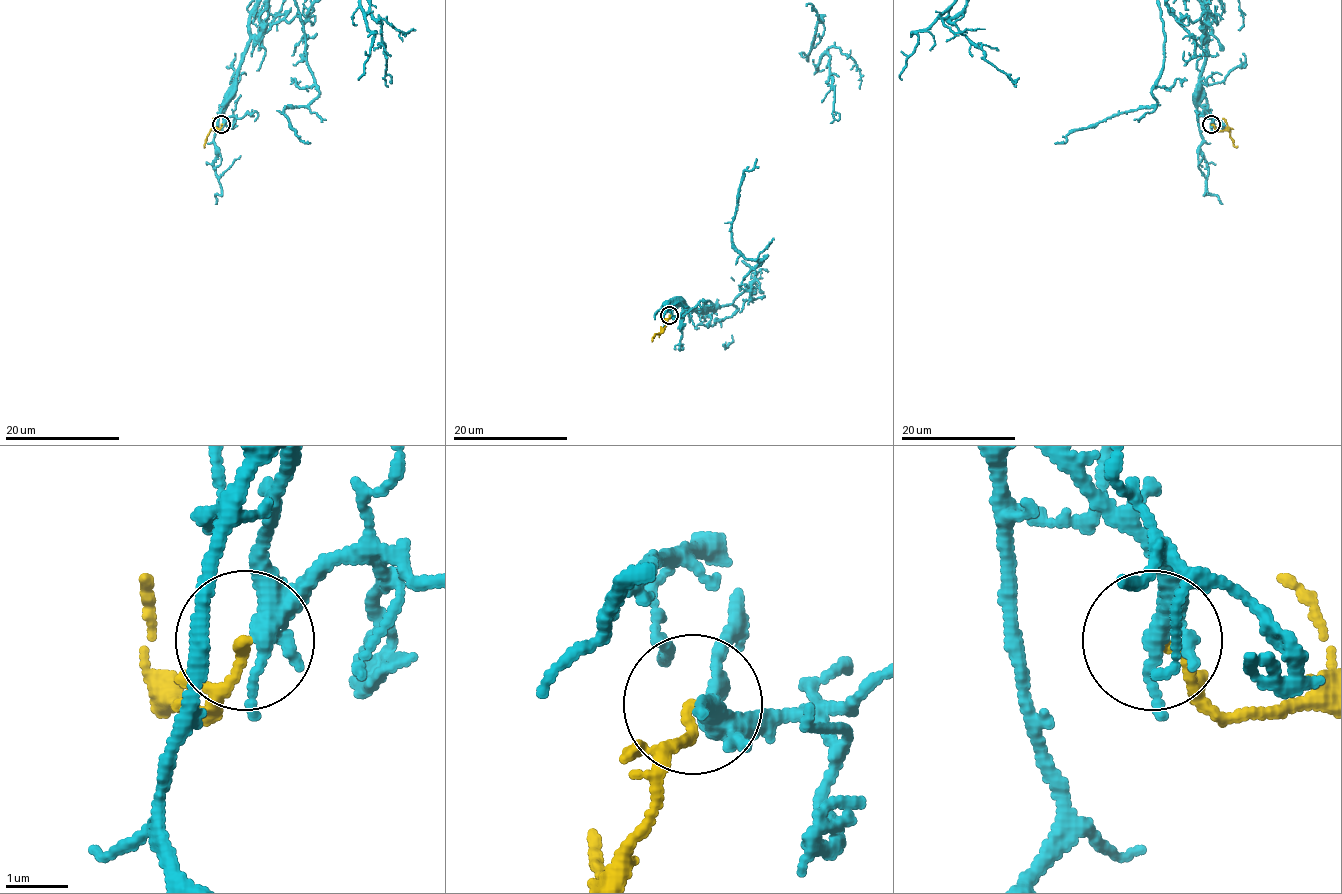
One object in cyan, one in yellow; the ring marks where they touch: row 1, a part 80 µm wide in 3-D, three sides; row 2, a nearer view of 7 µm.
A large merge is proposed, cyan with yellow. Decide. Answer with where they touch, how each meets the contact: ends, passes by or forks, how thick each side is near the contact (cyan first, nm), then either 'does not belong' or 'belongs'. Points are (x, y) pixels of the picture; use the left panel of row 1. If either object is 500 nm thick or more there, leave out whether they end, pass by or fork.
place (221, 124); cyan forks; yellow ends; calibres 260 and 140 nm; belongs

